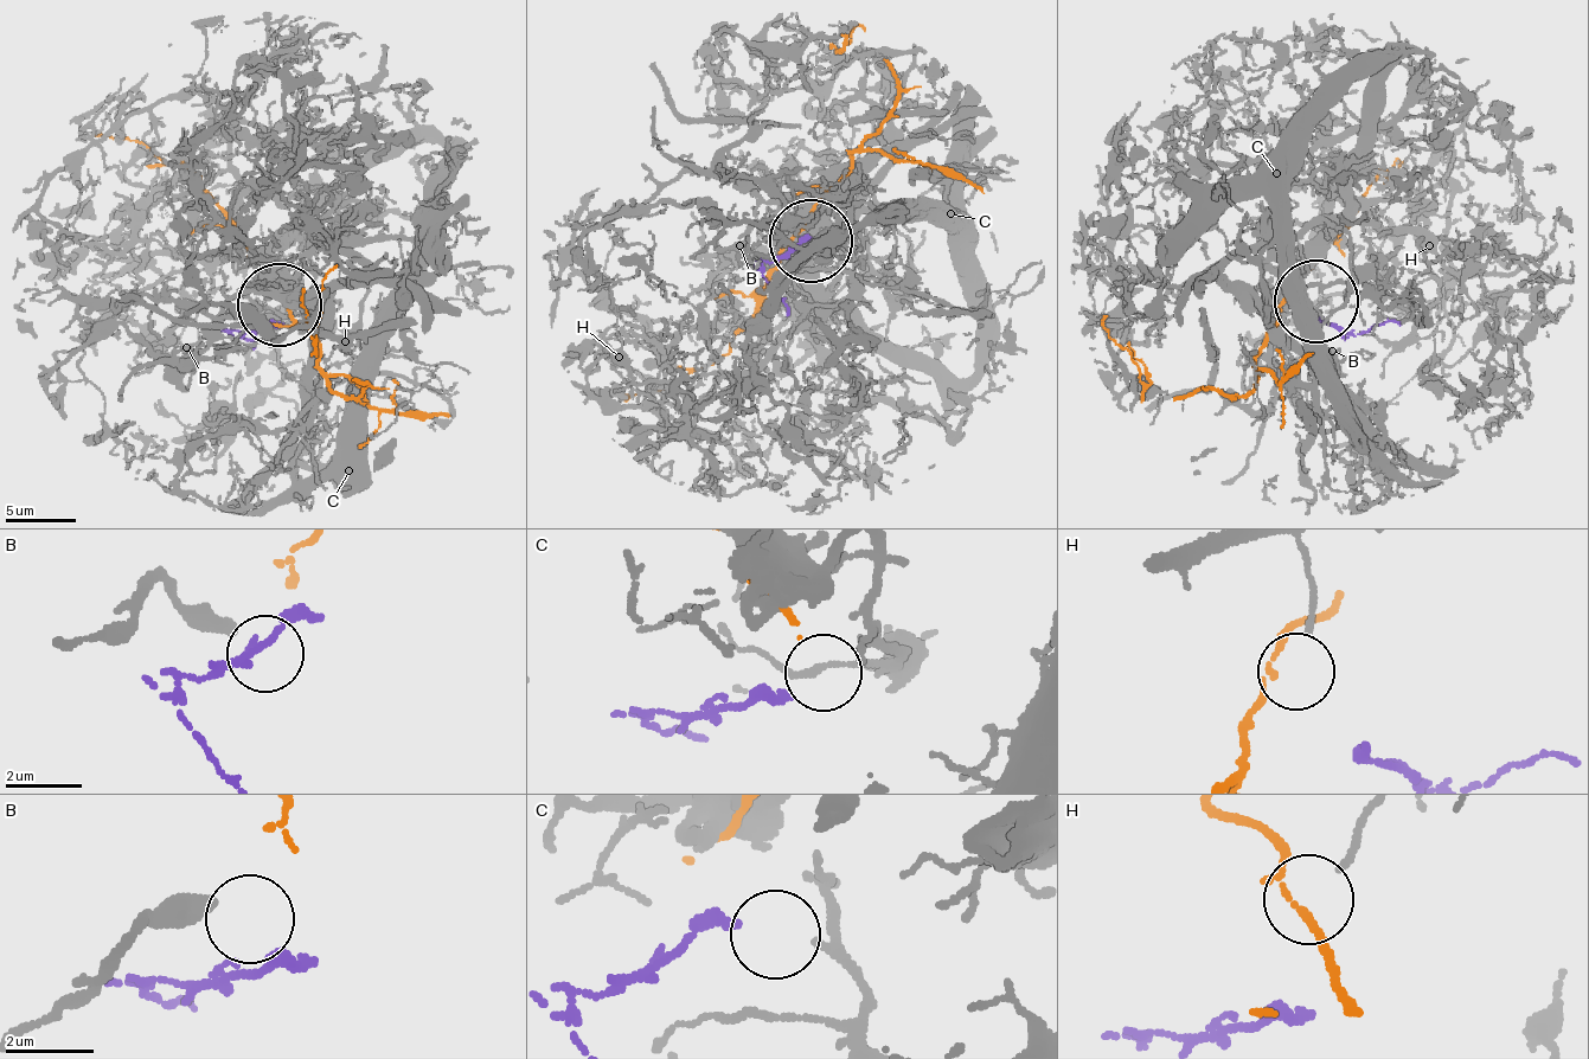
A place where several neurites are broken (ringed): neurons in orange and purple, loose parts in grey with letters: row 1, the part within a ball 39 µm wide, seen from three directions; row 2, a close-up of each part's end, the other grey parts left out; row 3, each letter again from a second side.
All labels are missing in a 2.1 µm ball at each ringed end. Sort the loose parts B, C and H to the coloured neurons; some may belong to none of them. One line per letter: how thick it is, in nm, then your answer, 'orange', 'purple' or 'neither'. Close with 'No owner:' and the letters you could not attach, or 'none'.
B: 380 nm | neither
C: 180 nm | purple
H: 150 nm | neither
No owner: B, H

